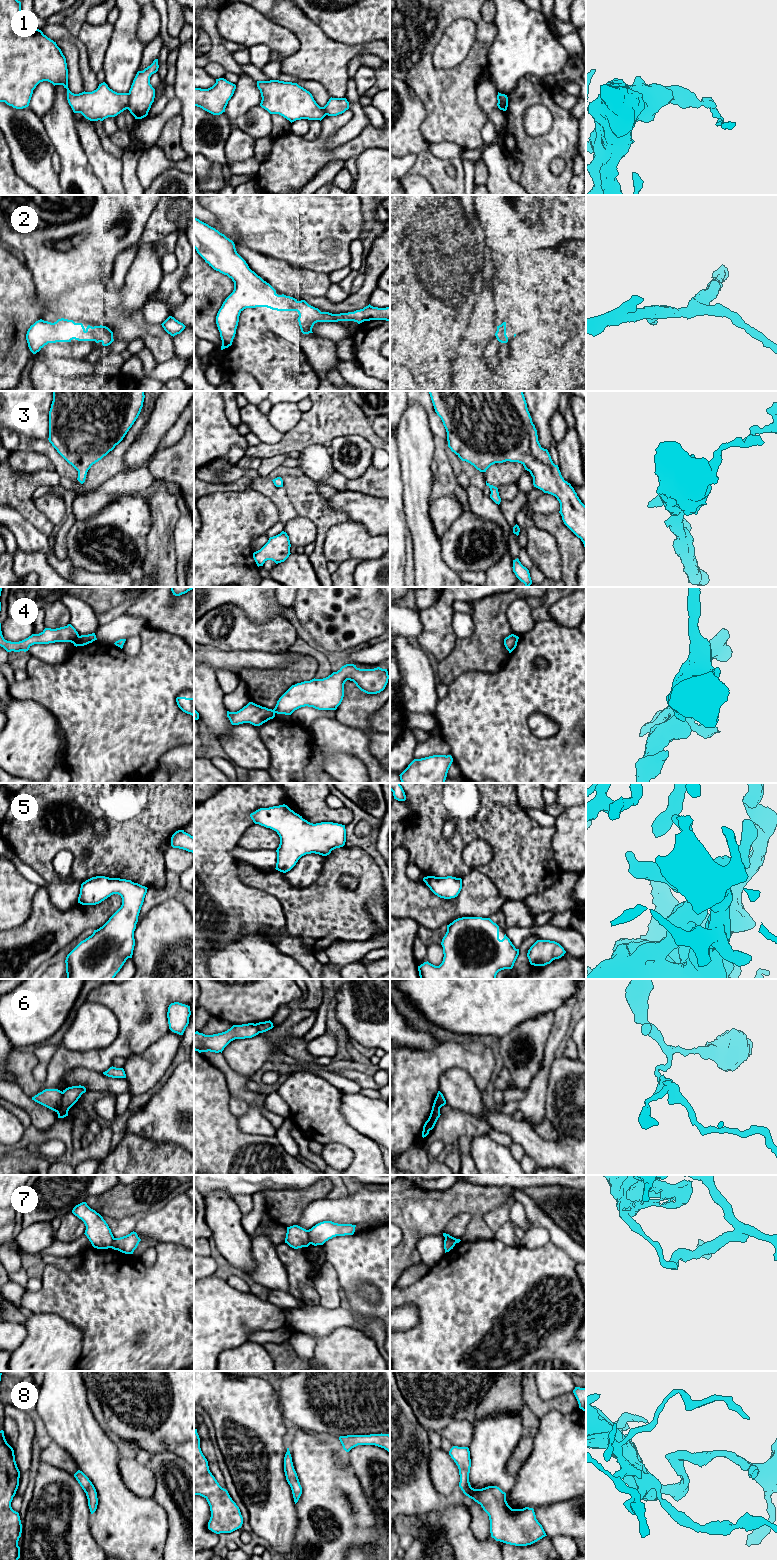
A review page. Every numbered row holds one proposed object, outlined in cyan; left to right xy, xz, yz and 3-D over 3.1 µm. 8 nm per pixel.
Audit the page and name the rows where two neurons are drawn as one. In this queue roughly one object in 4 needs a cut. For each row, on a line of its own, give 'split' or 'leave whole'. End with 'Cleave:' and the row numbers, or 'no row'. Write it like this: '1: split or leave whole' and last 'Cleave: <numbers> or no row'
1: split
2: leave whole
3: leave whole
4: split
5: leave whole
6: split
7: split
8: leave whole
Cleave: 1, 4, 6, 7

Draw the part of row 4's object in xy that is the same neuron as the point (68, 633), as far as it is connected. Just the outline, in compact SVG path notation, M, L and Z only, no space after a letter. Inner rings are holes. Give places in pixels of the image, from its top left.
M0 623L0 646L3 647L7 652L26 652L34 644L49 644L55 642L74 643L78 636L79 634L76 629L71 624L68 624L67 626L56 629L45 628L39 634L32 634L28 638L19 642L11 642L4 639Z

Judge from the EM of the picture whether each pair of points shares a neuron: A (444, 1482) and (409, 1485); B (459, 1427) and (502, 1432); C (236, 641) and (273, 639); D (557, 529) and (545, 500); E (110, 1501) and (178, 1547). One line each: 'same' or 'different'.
A: same
B: different
C: same
D: different
E: different

